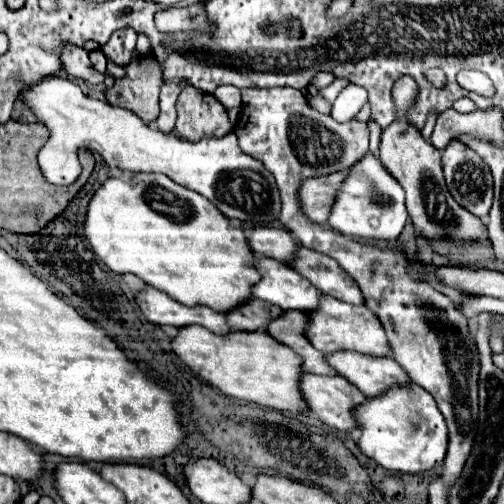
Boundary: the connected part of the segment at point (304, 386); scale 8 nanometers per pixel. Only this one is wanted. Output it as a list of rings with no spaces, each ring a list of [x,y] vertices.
[[[302,374],[300,392],[308,406],[308,414],[318,418],[322,424],[342,432],[356,428],[352,408],[364,400],[364,394],[342,376]]]

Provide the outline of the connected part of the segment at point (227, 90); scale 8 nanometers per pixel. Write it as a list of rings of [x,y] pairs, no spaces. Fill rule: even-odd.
[[[220,86],[220,88],[216,88],[214,96],[224,104],[224,108],[236,108],[242,104],[240,90],[234,86]]]

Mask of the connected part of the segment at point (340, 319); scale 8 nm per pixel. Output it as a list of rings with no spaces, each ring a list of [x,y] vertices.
[[[320,294],[320,308],[316,312],[306,312],[306,336],[310,344],[324,354],[336,350],[356,350],[372,356],[390,356],[390,346],[384,328],[364,304],[344,304],[326,294]]]

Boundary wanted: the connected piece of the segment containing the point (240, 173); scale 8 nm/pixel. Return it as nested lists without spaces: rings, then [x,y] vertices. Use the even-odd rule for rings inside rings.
[[[42,76],[34,84],[24,84],[20,98],[50,132],[48,142],[38,154],[38,164],[44,178],[52,184],[72,184],[80,176],[78,150],[88,148],[98,152],[112,168],[166,174],[176,184],[208,198],[224,216],[240,222],[274,226],[280,218],[280,194],[274,176],[268,174],[258,160],[240,150],[234,132],[224,138],[188,142],[174,134],[150,128],[126,108],[116,108],[108,102],[86,96],[78,84],[60,76]]]

